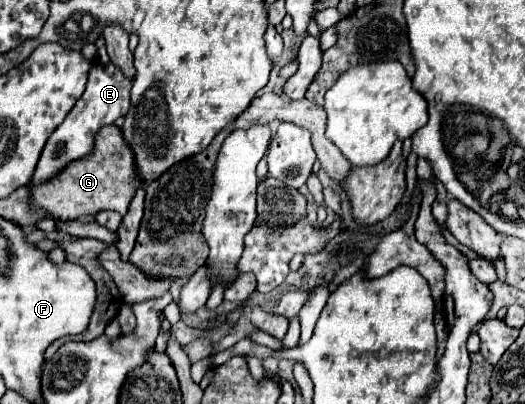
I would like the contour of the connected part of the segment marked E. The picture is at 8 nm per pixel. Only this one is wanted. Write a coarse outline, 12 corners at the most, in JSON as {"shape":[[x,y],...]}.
{"shape":[[92,64],[84,94],[48,138],[30,184],[90,154],[130,110],[132,80]]}

